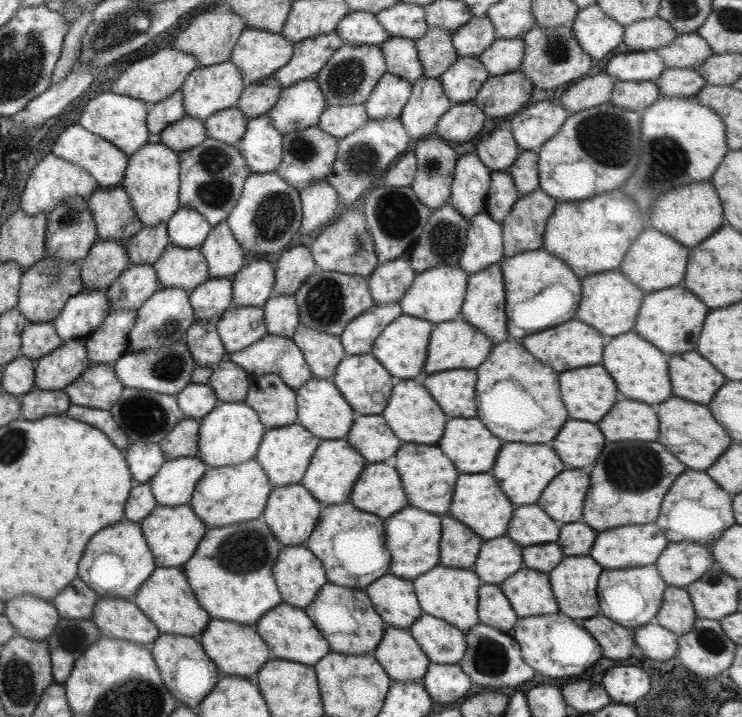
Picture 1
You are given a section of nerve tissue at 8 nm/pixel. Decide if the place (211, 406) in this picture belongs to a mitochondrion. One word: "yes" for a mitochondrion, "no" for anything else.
no

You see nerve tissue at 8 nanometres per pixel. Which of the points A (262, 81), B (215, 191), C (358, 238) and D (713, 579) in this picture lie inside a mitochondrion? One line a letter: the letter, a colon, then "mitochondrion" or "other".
A: other
B: mitochondrion
C: mitochondrion
D: other

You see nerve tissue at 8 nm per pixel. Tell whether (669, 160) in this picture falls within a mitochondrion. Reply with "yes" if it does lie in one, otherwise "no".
yes

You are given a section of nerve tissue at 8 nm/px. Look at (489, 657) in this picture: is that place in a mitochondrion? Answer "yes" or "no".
yes

